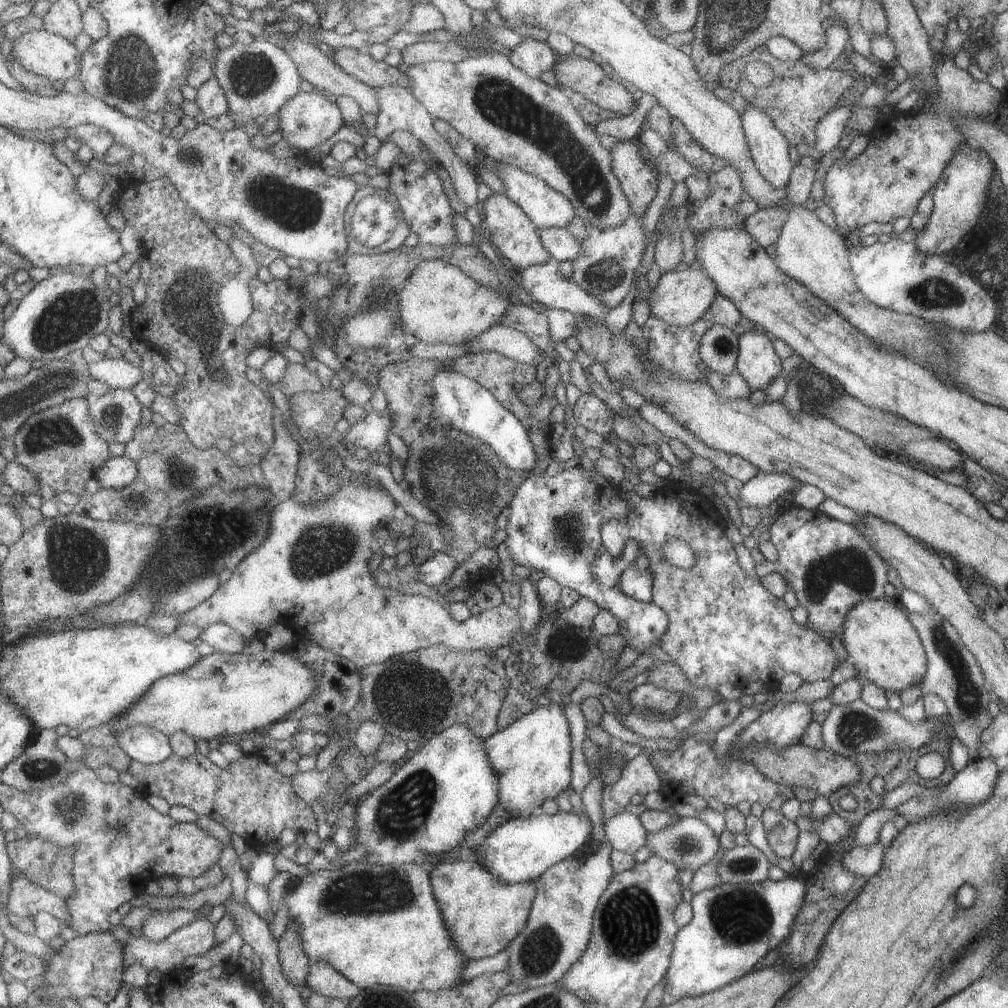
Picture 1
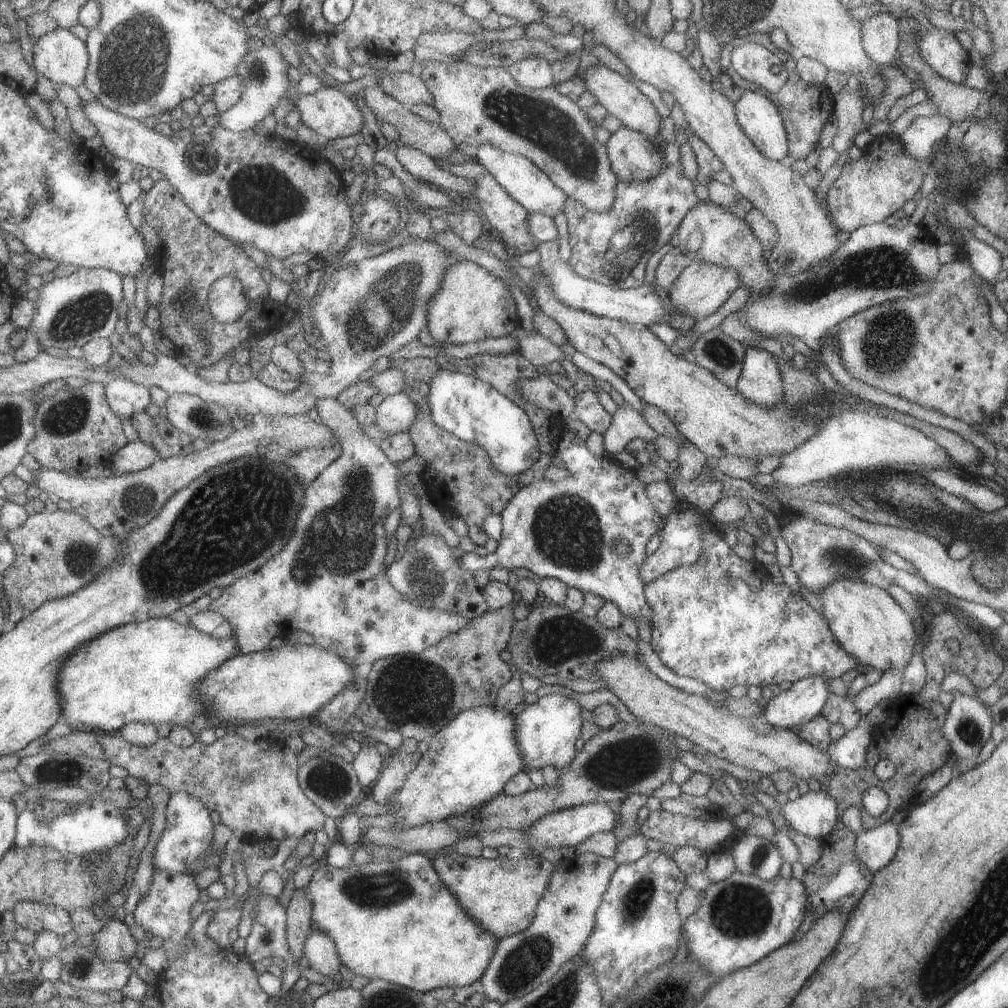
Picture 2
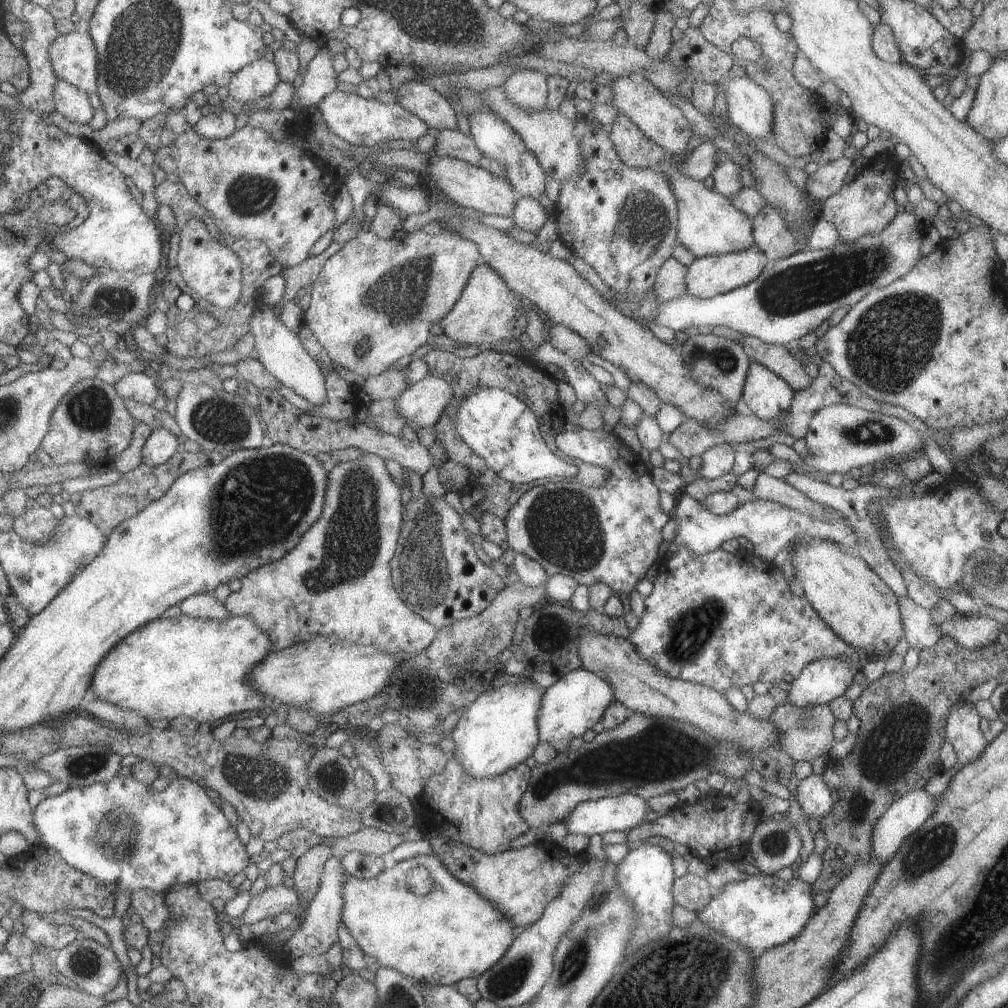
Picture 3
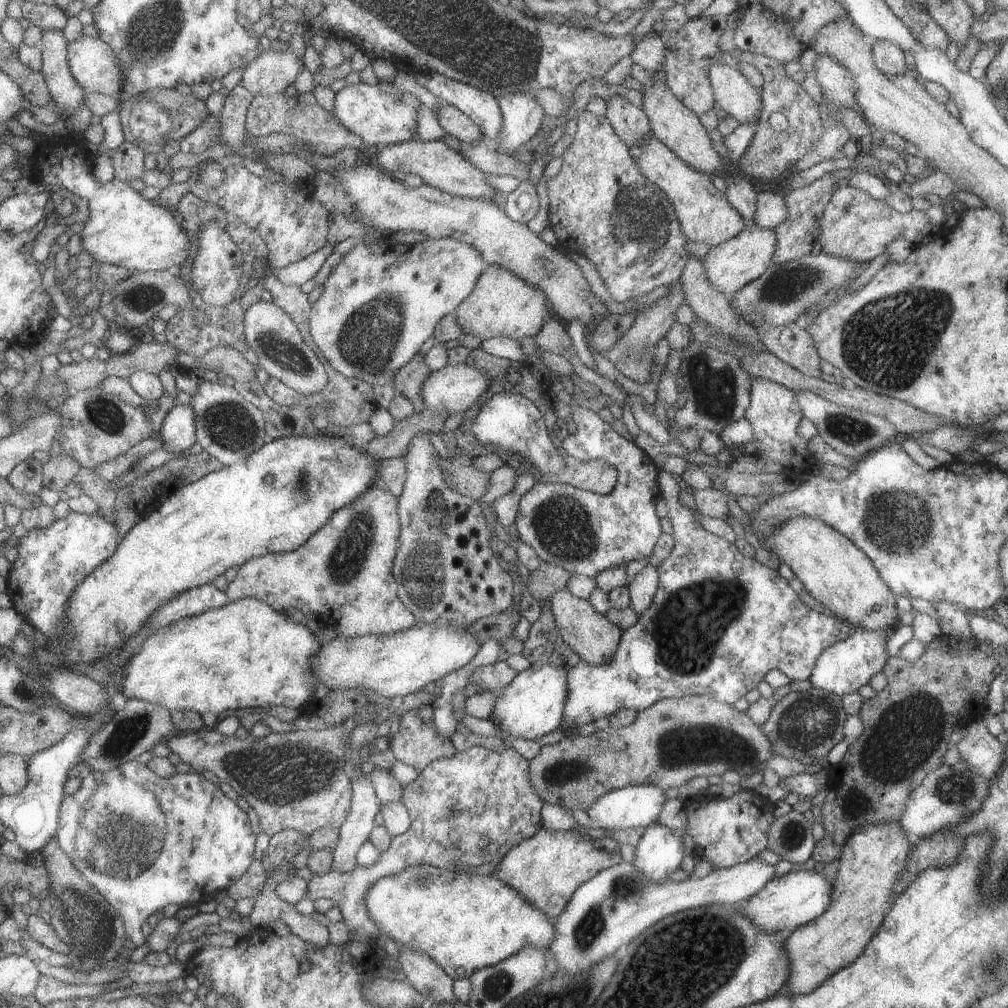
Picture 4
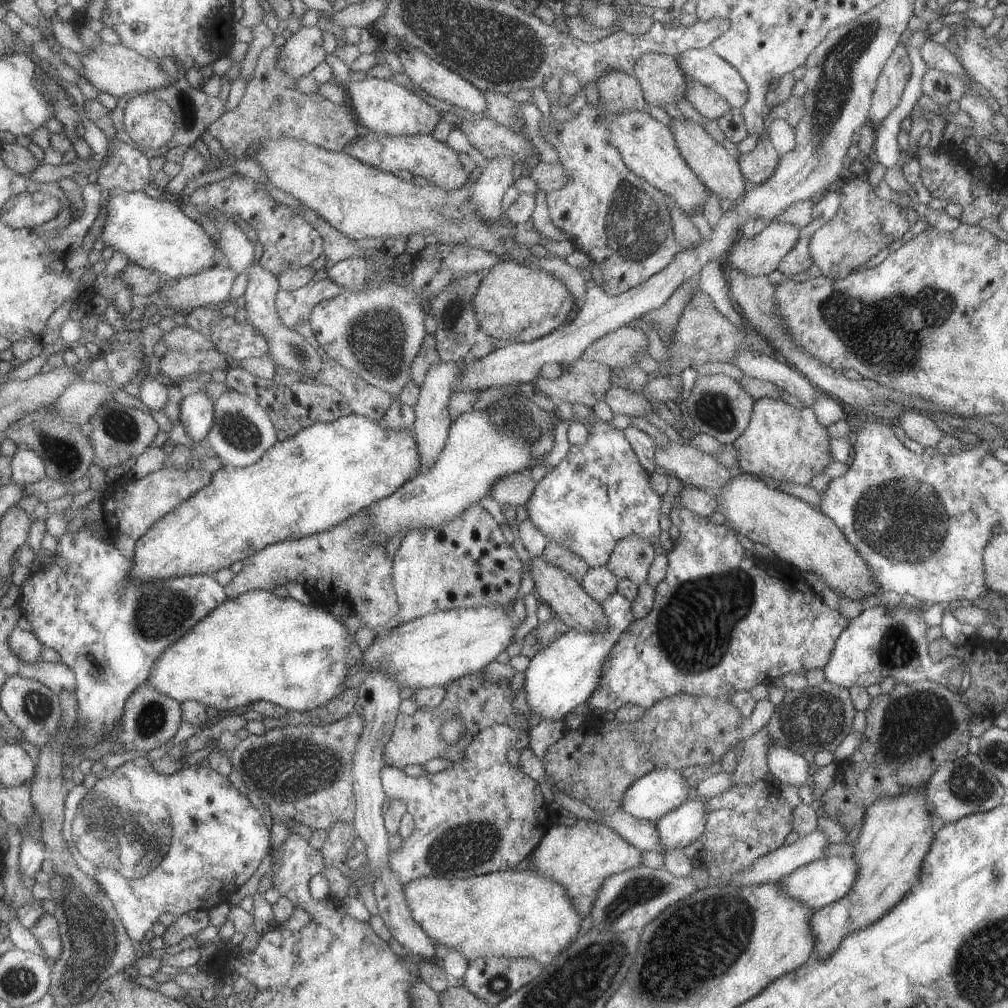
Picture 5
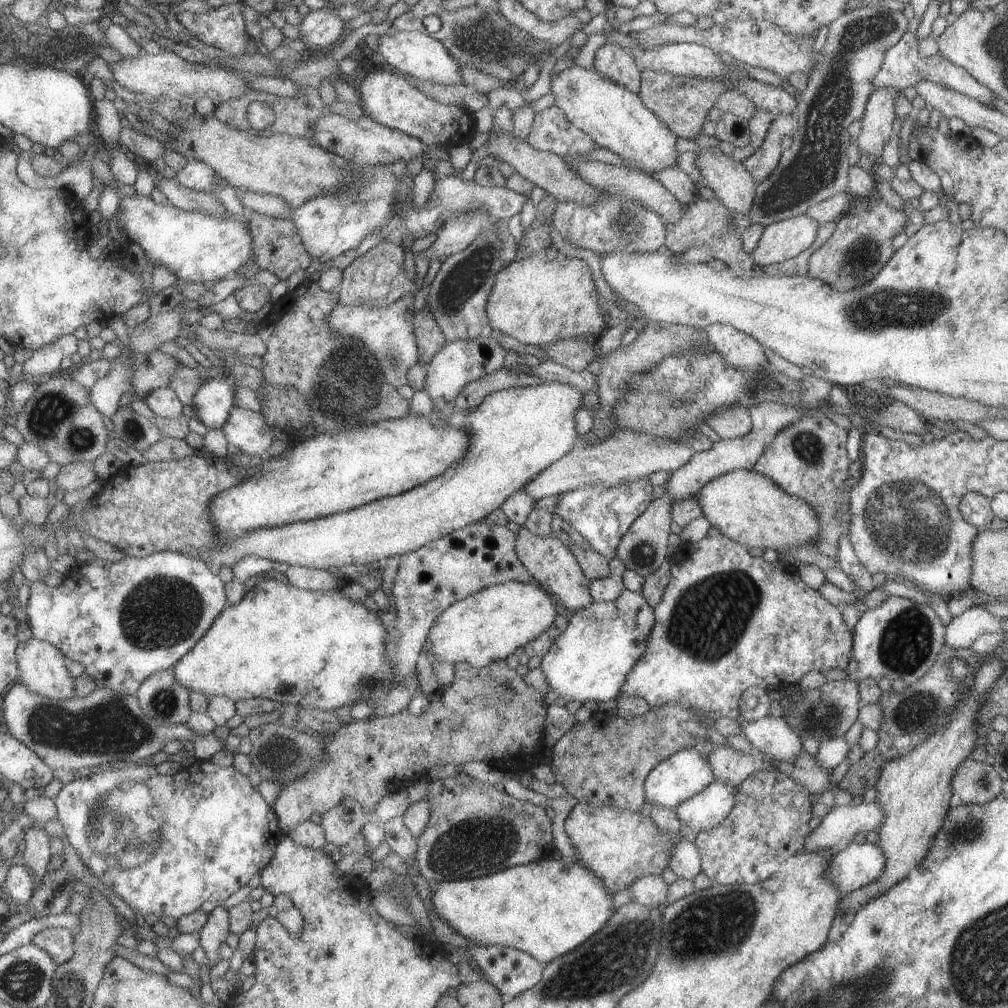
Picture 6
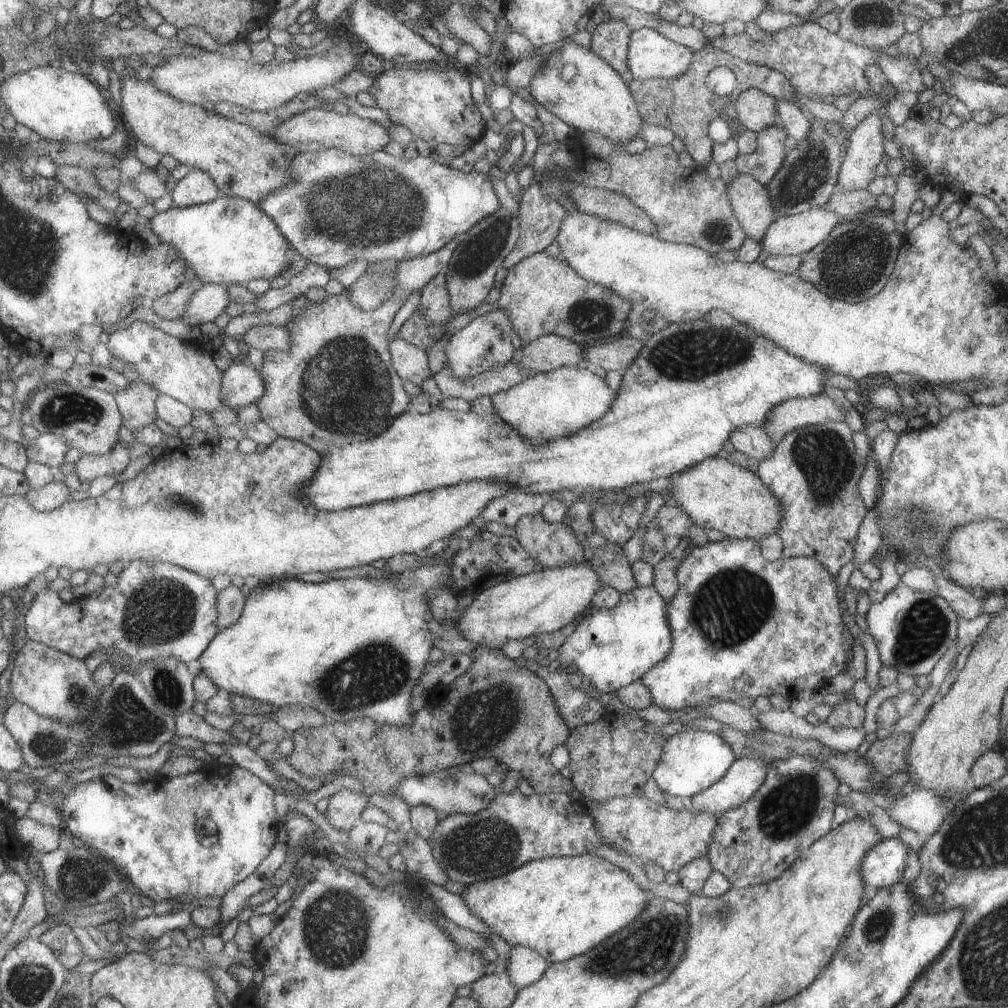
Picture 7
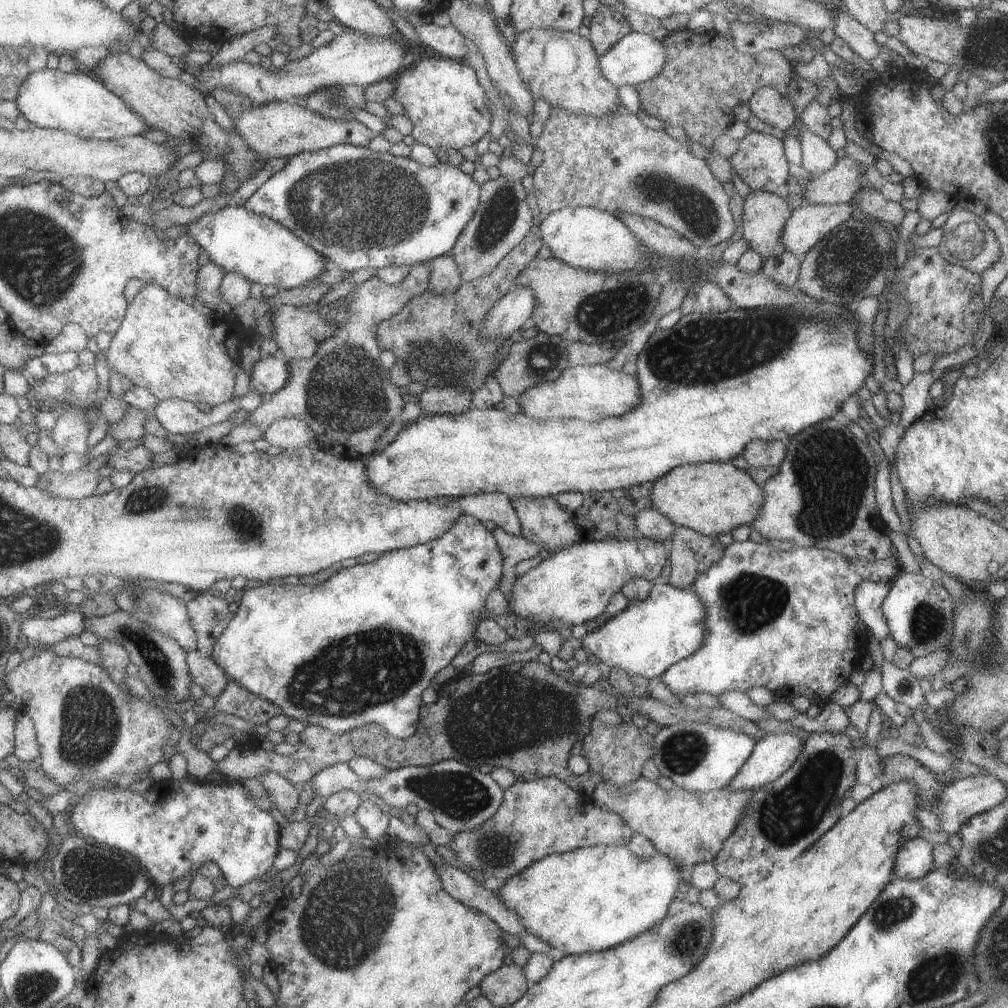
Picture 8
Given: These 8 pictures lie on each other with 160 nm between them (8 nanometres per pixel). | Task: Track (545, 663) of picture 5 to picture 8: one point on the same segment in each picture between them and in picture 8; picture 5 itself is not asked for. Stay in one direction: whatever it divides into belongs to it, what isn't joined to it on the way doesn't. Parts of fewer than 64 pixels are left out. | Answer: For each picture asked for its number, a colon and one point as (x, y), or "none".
6: (589, 661)
7: (613, 647)
8: (643, 639)

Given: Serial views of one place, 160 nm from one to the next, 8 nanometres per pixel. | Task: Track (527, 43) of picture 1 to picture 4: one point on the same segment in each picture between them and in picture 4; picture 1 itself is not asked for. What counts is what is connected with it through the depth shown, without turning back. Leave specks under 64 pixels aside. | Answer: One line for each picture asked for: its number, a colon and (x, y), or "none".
2: (534, 72)
3: (527, 89)
4: (521, 116)

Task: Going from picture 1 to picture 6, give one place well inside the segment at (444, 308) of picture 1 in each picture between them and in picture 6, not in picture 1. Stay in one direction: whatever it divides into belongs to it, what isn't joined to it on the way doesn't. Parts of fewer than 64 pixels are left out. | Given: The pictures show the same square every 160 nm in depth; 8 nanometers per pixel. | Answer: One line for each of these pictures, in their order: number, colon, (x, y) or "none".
2: (471, 304)
3: (487, 312)
4: (500, 305)
5: (514, 301)
6: (536, 301)

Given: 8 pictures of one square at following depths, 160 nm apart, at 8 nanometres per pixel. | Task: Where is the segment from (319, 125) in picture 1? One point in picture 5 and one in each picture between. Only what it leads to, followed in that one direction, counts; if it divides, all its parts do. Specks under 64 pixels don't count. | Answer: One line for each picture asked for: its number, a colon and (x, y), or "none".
2: (327, 112)
3: (362, 122)
4: (376, 118)
5: (381, 105)

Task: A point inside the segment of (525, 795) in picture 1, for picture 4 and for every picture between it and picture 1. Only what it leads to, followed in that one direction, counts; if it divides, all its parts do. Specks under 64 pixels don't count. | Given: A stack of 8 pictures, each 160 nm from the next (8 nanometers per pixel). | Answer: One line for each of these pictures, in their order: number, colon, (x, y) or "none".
2: (546, 731)
3: (572, 705)
4: (718, 621)

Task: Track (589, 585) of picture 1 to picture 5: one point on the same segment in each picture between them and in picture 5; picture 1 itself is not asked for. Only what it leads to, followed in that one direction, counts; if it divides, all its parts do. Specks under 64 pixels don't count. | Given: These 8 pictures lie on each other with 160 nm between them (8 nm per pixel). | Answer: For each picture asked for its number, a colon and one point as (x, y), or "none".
2: (563, 530)
3: (611, 534)
4: (584, 533)
5: (598, 494)

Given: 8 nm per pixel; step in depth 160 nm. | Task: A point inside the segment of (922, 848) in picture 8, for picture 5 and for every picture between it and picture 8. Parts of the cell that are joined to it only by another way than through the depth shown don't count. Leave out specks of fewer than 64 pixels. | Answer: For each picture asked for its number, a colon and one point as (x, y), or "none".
5: (823, 881)
6: (857, 865)
7: (883, 866)

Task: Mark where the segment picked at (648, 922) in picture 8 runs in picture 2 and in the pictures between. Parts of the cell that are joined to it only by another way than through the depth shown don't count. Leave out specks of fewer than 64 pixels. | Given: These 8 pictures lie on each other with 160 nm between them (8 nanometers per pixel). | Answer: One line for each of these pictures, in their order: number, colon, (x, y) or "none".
2: (394, 920)
3: (451, 933)
4: (463, 922)
5: (514, 914)
6: (547, 908)
7: (559, 907)

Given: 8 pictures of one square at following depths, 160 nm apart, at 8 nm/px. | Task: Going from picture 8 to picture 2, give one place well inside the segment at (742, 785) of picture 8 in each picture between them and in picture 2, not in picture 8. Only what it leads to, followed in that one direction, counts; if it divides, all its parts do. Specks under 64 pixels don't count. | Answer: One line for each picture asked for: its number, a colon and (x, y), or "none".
2: (636, 927)
3: (644, 877)
4: (658, 853)
5: (682, 826)
6: (707, 809)
7: (740, 782)

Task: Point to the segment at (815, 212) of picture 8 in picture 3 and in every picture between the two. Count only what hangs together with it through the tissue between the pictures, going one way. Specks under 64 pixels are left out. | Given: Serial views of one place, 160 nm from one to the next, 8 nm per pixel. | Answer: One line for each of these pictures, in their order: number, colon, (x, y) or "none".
3: (709, 276)
4: (730, 265)
5: (759, 256)
6: (782, 241)
7: (796, 234)

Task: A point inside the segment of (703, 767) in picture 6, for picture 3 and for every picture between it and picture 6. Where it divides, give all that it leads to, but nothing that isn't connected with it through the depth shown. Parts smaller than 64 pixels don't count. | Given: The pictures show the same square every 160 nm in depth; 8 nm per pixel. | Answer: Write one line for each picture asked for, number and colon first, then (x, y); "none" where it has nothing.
3: (594, 818)
4: (635, 806)
5: (655, 794)

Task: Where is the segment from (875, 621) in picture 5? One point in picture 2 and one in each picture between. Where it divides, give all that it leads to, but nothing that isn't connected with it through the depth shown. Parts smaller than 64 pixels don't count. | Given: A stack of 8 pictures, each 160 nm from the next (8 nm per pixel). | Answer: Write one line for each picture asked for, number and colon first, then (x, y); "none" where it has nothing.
2: (805, 698)
3: (823, 680)
4: (843, 667)

